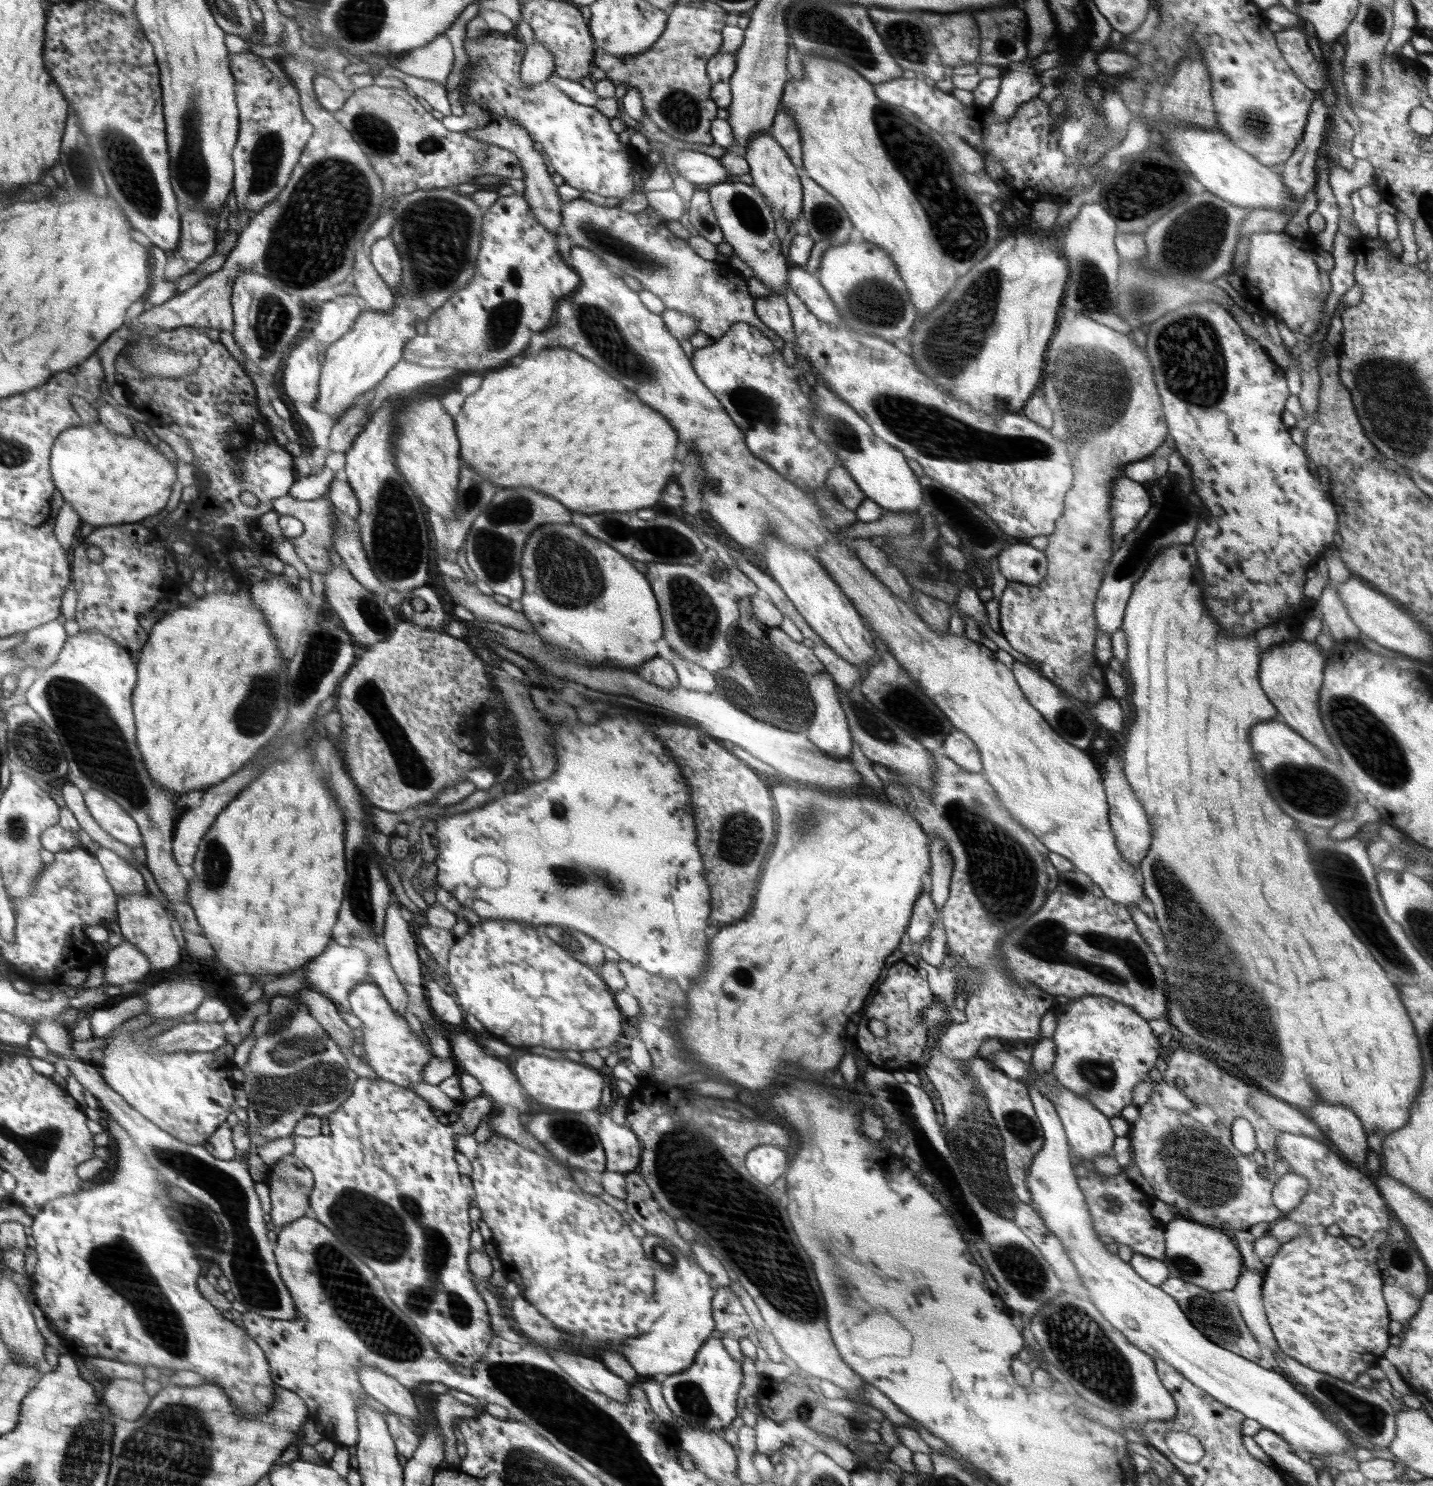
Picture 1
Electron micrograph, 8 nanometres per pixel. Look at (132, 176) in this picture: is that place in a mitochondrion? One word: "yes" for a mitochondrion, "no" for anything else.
yes

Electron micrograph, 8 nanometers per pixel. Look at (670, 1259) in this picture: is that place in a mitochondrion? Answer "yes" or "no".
yes

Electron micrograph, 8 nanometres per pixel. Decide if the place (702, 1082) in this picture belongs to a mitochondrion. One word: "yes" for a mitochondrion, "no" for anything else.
no

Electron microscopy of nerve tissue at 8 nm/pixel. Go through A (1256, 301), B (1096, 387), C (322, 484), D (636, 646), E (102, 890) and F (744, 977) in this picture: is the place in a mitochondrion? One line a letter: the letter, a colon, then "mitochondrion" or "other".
A: other
B: mitochondrion
C: other
D: other
E: other
F: mitochondrion

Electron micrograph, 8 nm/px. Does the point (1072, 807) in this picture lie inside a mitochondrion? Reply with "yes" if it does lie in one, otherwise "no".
no

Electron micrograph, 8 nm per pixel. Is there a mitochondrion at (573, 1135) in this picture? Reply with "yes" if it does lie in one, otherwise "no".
yes

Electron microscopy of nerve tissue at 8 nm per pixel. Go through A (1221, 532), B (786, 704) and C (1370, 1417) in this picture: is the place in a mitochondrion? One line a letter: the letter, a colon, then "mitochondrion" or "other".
A: other
B: mitochondrion
C: mitochondrion

